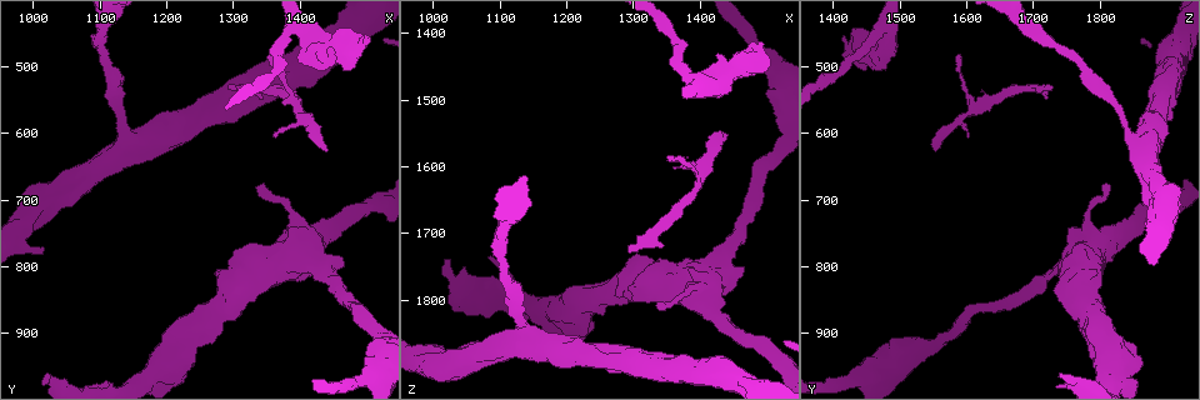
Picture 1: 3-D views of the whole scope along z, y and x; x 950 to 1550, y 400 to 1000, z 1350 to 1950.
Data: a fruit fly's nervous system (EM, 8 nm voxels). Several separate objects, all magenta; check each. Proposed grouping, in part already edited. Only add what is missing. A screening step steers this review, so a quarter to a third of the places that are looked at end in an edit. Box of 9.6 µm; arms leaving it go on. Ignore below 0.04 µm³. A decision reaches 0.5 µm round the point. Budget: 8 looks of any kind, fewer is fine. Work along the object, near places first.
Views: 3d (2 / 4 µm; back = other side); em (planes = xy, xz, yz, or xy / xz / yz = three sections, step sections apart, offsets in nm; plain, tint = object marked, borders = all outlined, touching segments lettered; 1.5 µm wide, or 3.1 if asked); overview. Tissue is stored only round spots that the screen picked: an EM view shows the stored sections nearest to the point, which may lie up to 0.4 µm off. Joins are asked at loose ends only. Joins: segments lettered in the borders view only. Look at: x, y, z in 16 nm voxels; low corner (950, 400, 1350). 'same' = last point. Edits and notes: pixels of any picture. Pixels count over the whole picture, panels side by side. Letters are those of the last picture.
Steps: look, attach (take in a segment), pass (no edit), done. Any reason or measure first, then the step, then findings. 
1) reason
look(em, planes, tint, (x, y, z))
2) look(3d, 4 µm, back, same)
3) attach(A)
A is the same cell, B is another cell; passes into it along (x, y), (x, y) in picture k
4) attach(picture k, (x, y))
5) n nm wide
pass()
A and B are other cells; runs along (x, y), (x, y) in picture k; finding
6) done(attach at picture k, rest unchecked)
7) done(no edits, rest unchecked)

tapers out
look(3d, 2 µm, back, (1445, 625, 1550))

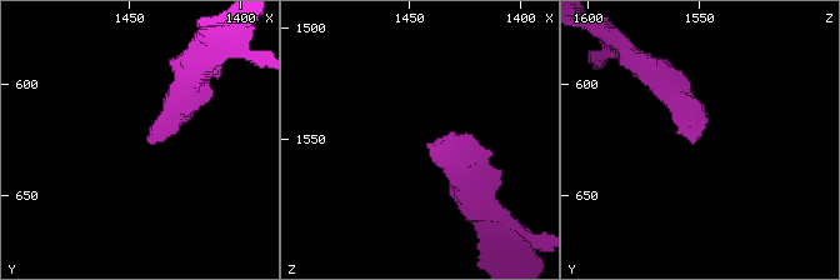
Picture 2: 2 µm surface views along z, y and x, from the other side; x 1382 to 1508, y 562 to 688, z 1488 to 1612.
now the EM
look(em, xz, step 4, borders, (1440, 626, 1553))

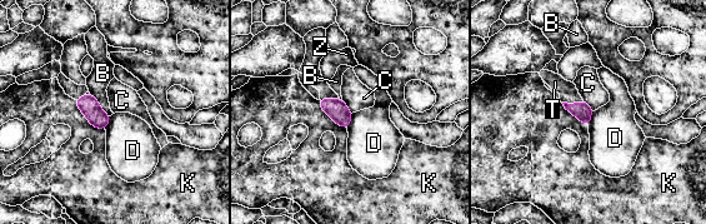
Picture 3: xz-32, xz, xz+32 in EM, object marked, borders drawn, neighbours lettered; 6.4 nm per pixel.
attach(T)
T is the same cell, B, C, D, K and Z are other cells; the cell continues

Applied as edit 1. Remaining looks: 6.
see it whole again
look(overview)

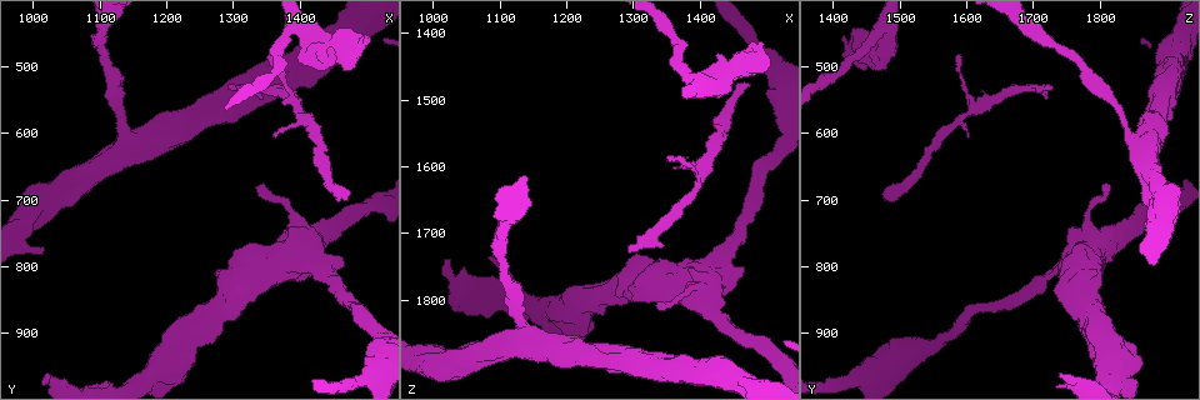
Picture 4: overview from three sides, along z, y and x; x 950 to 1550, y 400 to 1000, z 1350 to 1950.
branch stops here
look(3d, 4 µm, (1020, 775, 1865))

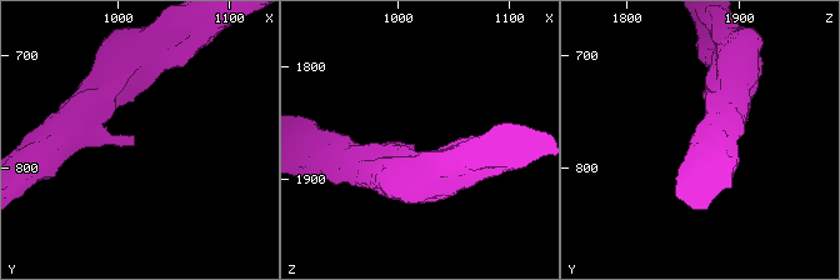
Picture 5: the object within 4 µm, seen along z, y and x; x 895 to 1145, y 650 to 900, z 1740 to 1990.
now the EM
look(em, 3.1 µm, planes, borders, (1016, 776, 1866))

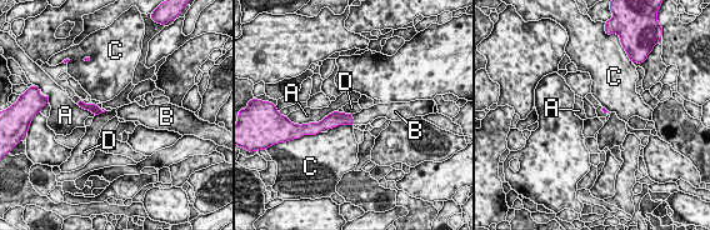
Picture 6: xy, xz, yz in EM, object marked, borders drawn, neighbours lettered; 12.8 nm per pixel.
A touches over 360 nm
attach(B)
B is the same cell, A, C and D are other cells; the cell continues

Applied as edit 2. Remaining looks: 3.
thick end
look(3d, 4 µm, (1020, 960, 1740))

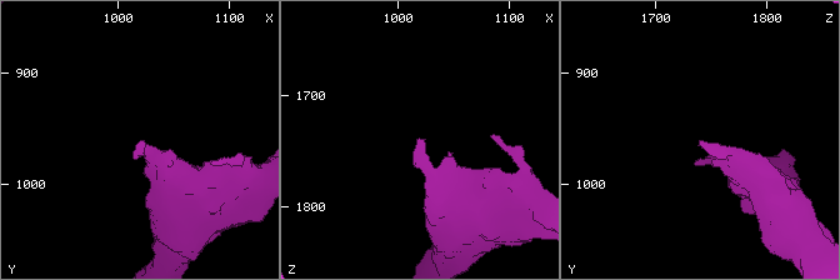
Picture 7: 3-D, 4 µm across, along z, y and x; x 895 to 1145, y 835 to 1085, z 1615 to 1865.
need the tissue
look(em, planes, borders, (1018, 964, 1738))

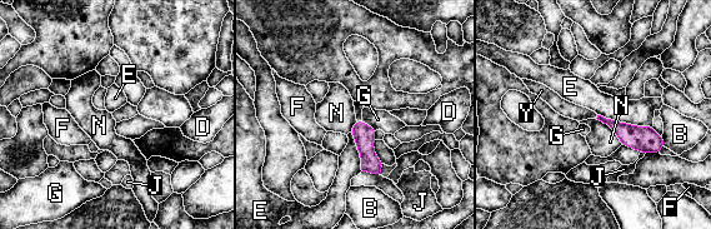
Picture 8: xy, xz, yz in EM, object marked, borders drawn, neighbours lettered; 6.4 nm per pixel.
attach(Y)
Y is the same cell, B, D, E, F, G, J and N are other cells; passes into it along (364, 135), (357, 120), (359, 106) in picture 8; it goes on there

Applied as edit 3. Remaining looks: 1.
done(attach at picture 3, attach at picture 6, attach at picture 8, rest unchecked)

